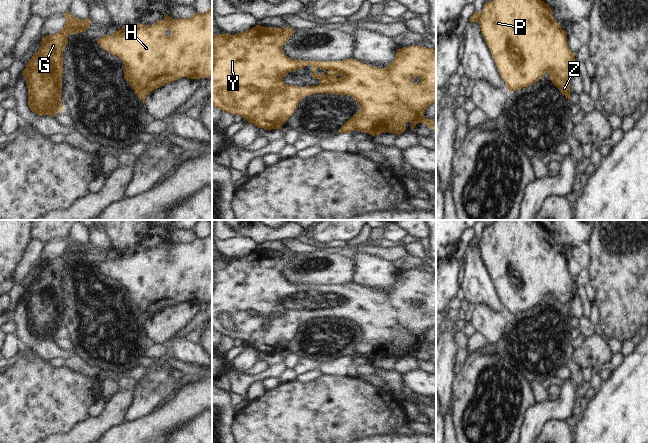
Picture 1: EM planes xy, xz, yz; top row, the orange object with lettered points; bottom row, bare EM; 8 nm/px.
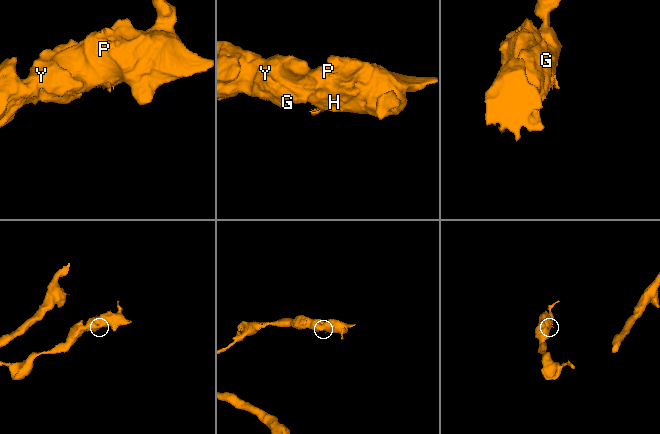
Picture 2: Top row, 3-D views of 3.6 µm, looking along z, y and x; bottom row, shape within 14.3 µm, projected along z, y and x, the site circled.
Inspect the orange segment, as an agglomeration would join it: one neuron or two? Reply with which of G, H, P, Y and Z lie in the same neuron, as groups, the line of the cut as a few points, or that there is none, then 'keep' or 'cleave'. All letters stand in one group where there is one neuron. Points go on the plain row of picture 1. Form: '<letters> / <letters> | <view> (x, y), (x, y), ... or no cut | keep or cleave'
G H P Y Z | no cut | keep

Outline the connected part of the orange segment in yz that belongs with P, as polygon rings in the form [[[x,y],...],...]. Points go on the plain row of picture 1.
[[[495,220],[483,229],[481,236],[475,235],[470,246],[479,247],[485,266],[510,316],[536,307],[548,296],[552,307],[571,324],[570,301],[576,295],[575,277],[567,269],[567,256],[553,243],[549,228],[537,220]]]

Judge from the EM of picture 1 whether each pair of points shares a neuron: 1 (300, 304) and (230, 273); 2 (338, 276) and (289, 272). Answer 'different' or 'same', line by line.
1: same
2: same

